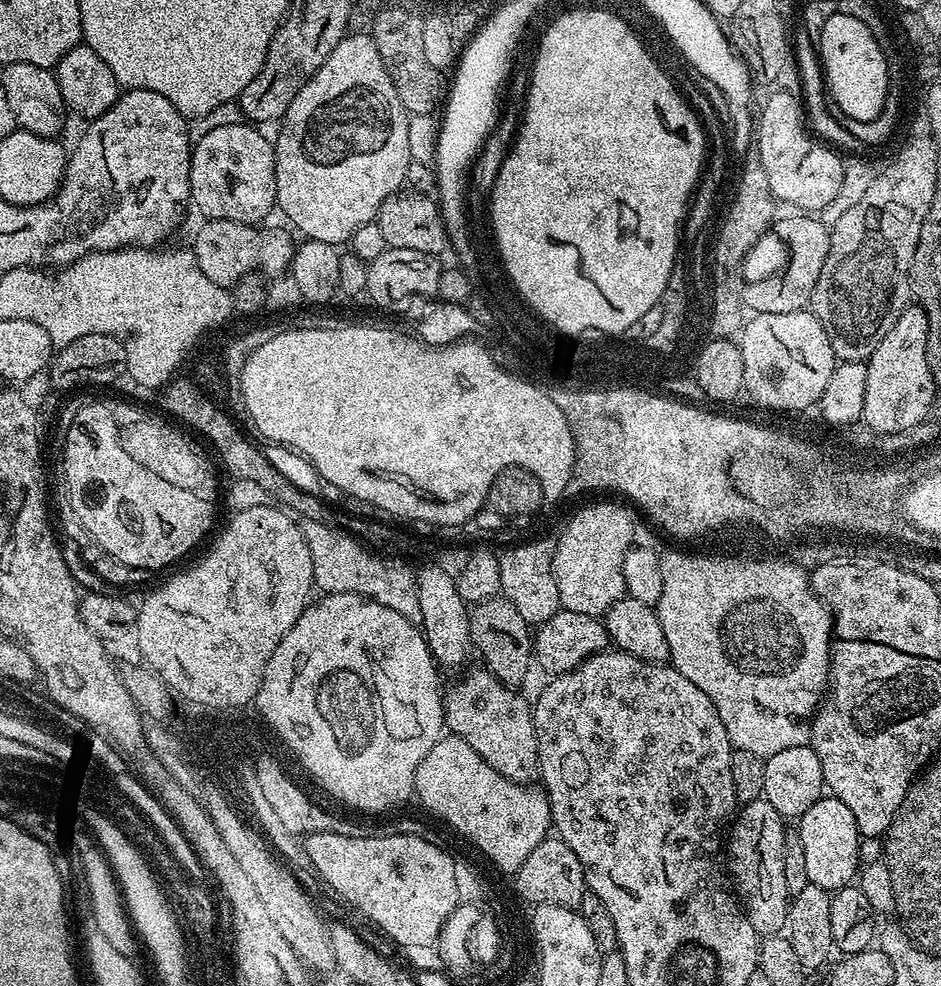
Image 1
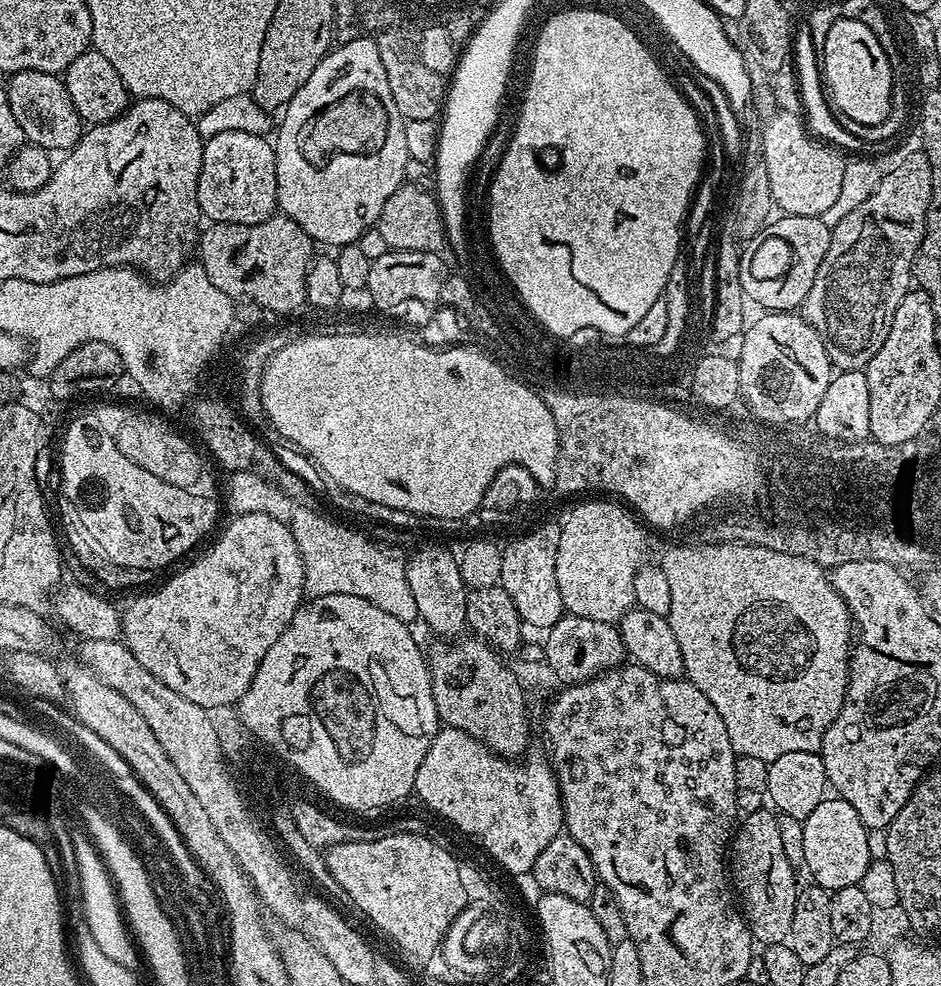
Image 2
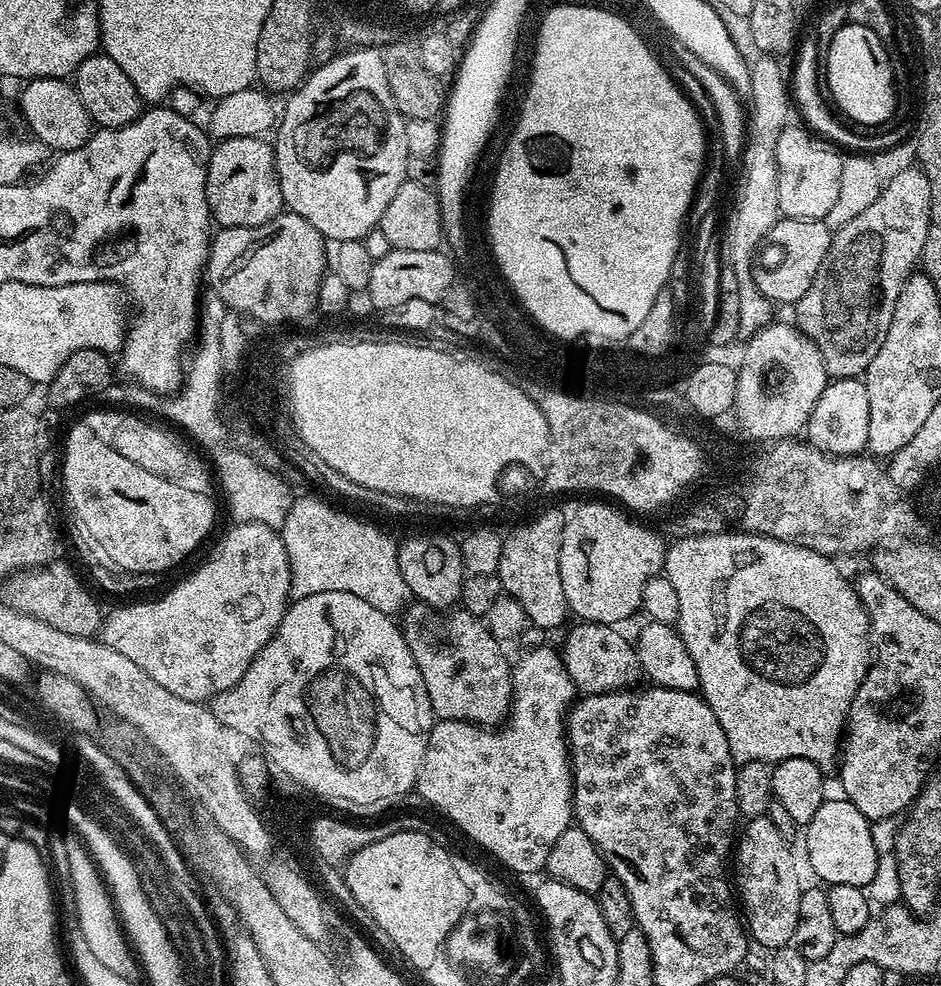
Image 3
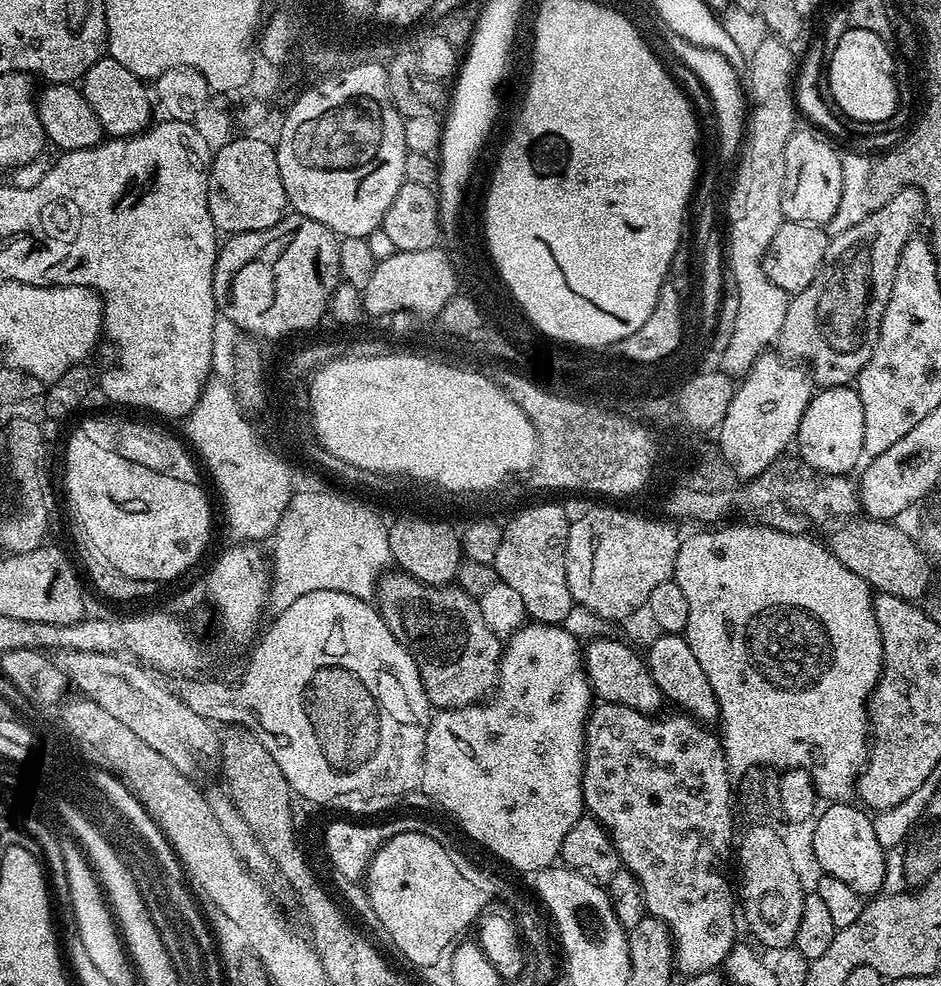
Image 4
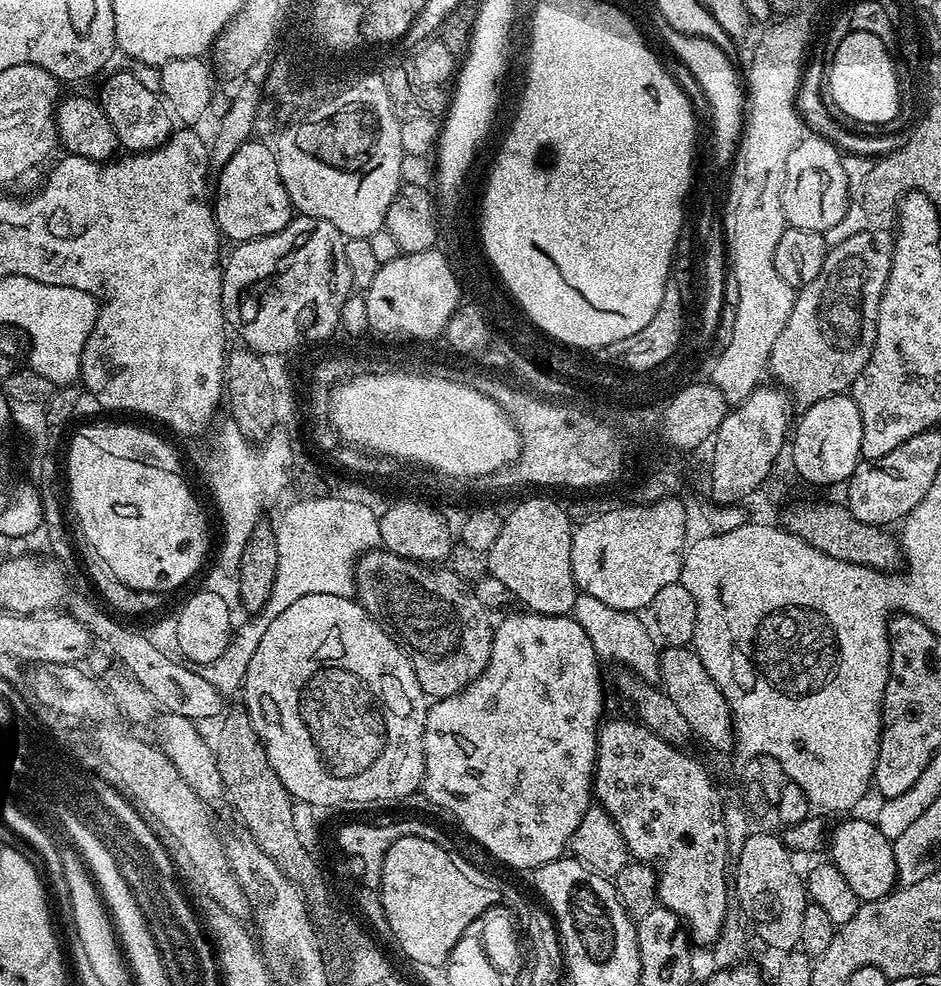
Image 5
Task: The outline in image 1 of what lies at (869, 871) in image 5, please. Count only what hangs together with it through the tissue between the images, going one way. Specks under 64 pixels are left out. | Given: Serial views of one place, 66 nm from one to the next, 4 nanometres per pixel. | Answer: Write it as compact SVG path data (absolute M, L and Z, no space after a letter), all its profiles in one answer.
M825 794L820 797L806 814L799 817L798 831L802 842L802 854L806 854L806 874L809 884L822 886L828 892L838 888L849 887L857 879L859 846L862 839L858 826L854 822L854 814L850 814L846 802L837 796Z

